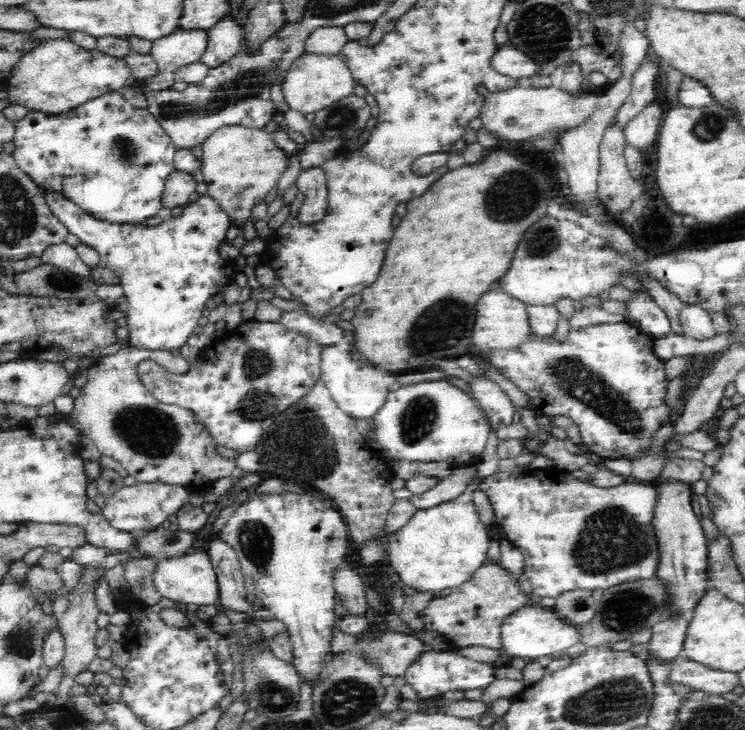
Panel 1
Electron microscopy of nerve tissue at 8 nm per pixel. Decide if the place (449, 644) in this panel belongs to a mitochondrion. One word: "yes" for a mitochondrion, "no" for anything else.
no

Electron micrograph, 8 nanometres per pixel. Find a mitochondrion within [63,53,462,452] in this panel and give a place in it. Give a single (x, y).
(250, 82)

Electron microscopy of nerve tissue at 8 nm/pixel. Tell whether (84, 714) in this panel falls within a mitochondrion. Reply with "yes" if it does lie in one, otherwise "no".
no

